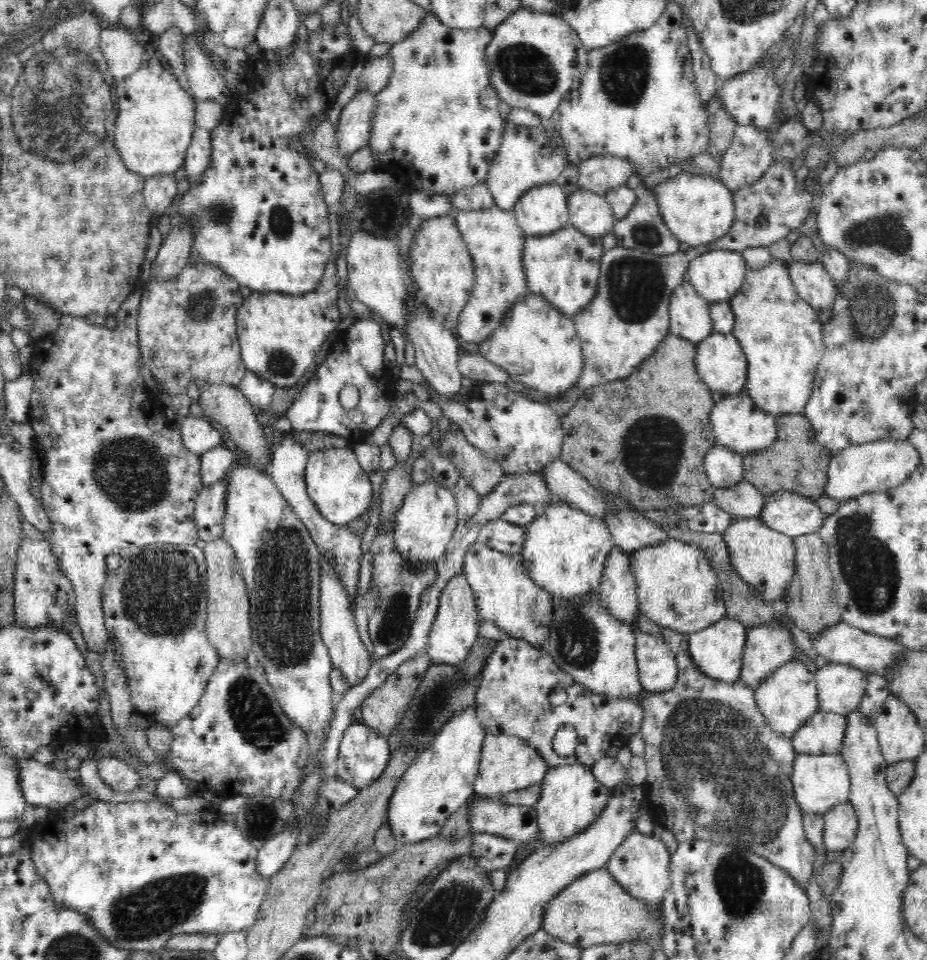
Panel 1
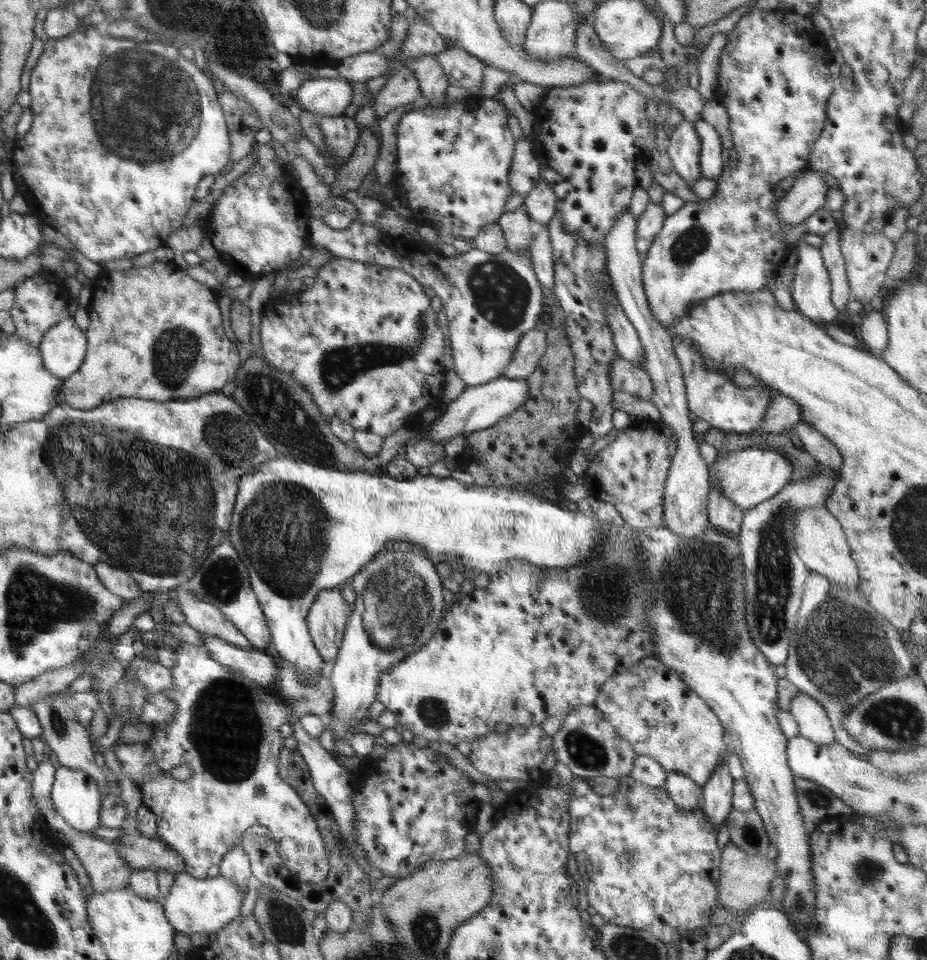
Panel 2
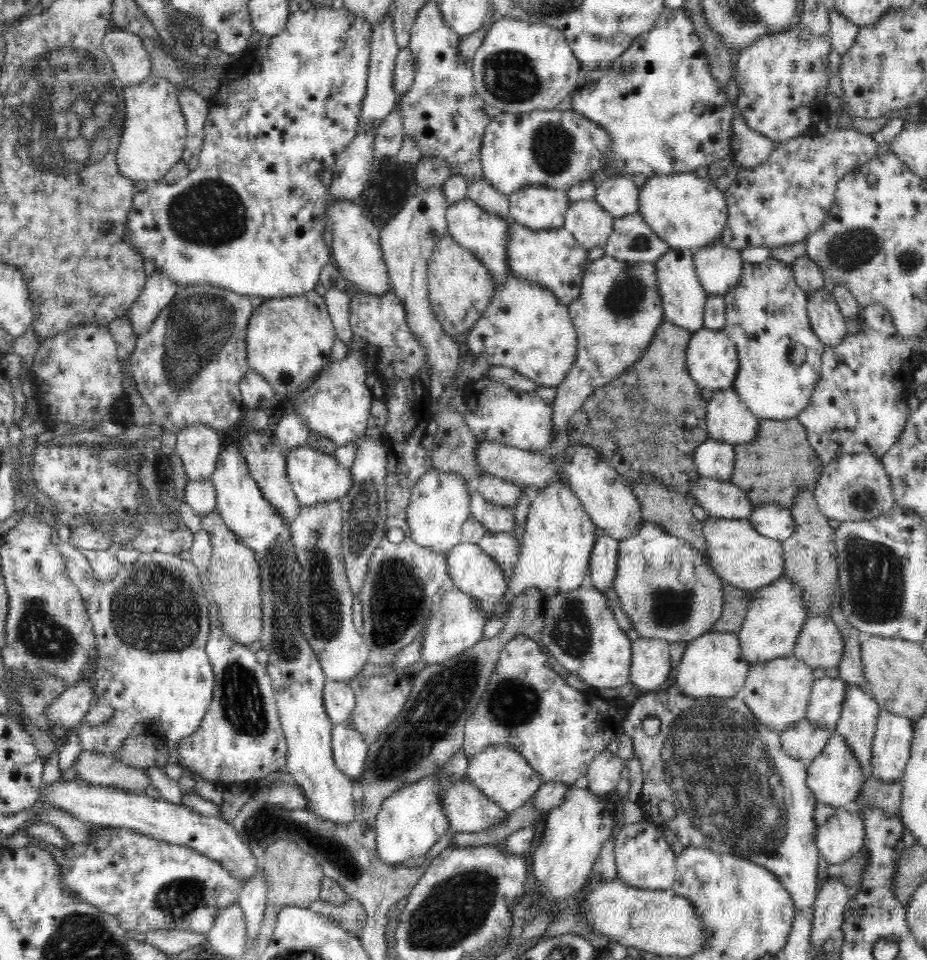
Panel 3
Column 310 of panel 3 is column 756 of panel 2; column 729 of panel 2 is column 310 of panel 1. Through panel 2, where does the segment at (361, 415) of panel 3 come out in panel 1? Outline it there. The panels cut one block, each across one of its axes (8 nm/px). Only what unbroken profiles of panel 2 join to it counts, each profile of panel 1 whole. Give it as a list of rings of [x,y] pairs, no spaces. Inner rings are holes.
[[[356,320],[350,329],[343,331],[340,338],[331,345],[326,360],[318,366],[316,374],[313,377],[307,377],[296,390],[295,399],[285,413],[292,423],[292,430],[332,432],[346,438],[349,445],[365,443],[370,431],[378,427],[390,412],[390,400],[395,396],[395,385],[390,380],[382,378],[386,372],[384,348],[386,348],[386,340],[382,338],[381,327],[376,320]],[[350,384],[358,388],[359,402],[354,408],[345,410],[339,405],[338,395],[344,386]]]

